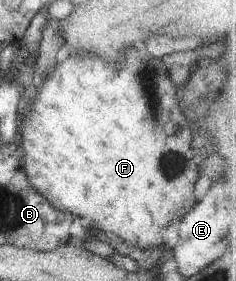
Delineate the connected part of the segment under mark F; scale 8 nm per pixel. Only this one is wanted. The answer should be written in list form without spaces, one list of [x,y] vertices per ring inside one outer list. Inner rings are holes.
[[[139,46],[125,50],[122,59],[116,64],[104,62],[99,56],[89,52],[76,54],[73,52],[68,59],[59,63],[53,72],[48,73],[47,78],[37,89],[35,103],[29,107],[29,113],[25,115],[25,121],[19,131],[20,139],[17,142],[24,151],[24,168],[29,181],[54,208],[66,214],[73,214],[75,217],[87,217],[95,229],[120,237],[124,242],[135,244],[144,250],[164,246],[159,234],[161,229],[170,225],[173,219],[181,218],[196,203],[203,188],[202,167],[192,146],[192,131],[179,107],[179,97],[176,95],[179,88],[171,83],[168,68],[169,66],[163,65],[160,59],[147,54]]]

